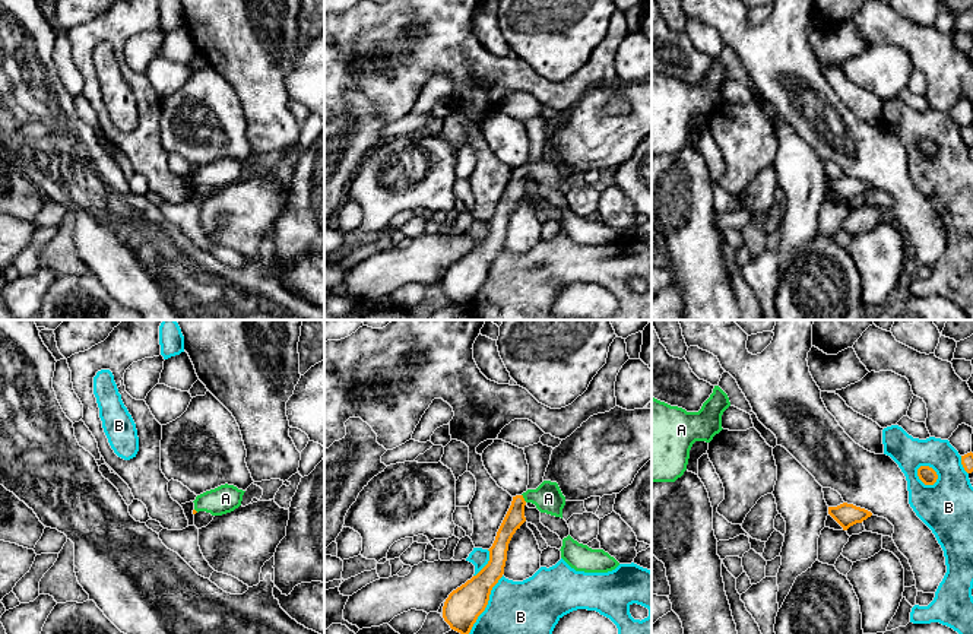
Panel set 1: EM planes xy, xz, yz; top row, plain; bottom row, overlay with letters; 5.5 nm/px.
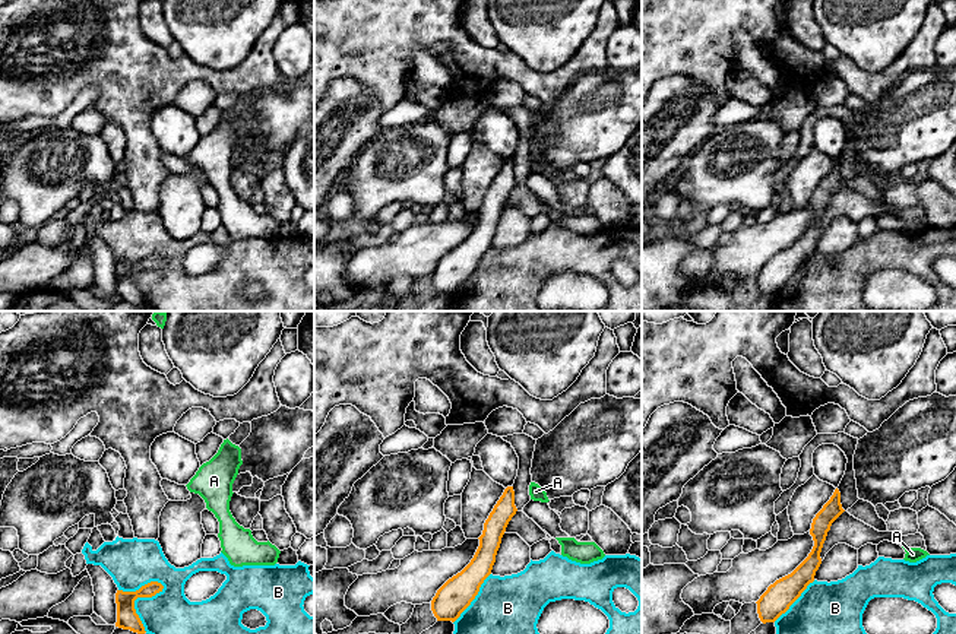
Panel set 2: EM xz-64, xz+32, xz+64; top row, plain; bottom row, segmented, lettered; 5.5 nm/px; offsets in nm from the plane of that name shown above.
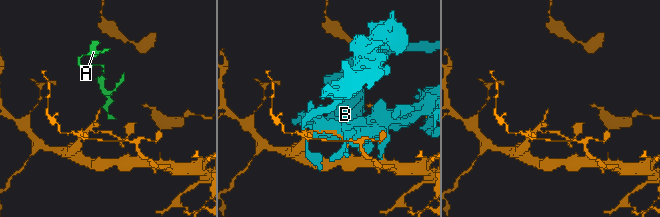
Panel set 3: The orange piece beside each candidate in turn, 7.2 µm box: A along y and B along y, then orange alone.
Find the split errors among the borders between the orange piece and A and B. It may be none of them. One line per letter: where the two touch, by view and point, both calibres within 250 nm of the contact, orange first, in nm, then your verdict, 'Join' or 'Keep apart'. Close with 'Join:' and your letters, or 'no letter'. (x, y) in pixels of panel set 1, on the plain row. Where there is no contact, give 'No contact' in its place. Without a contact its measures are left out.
A: Touches orange at xz (523, 171). Thickness 110 nm (orange) against 160 nm. Join
B: Touches orange at xz (485, 279). Thickness 200 nm (orange) against 420 nm. Keep apart
Join: A

